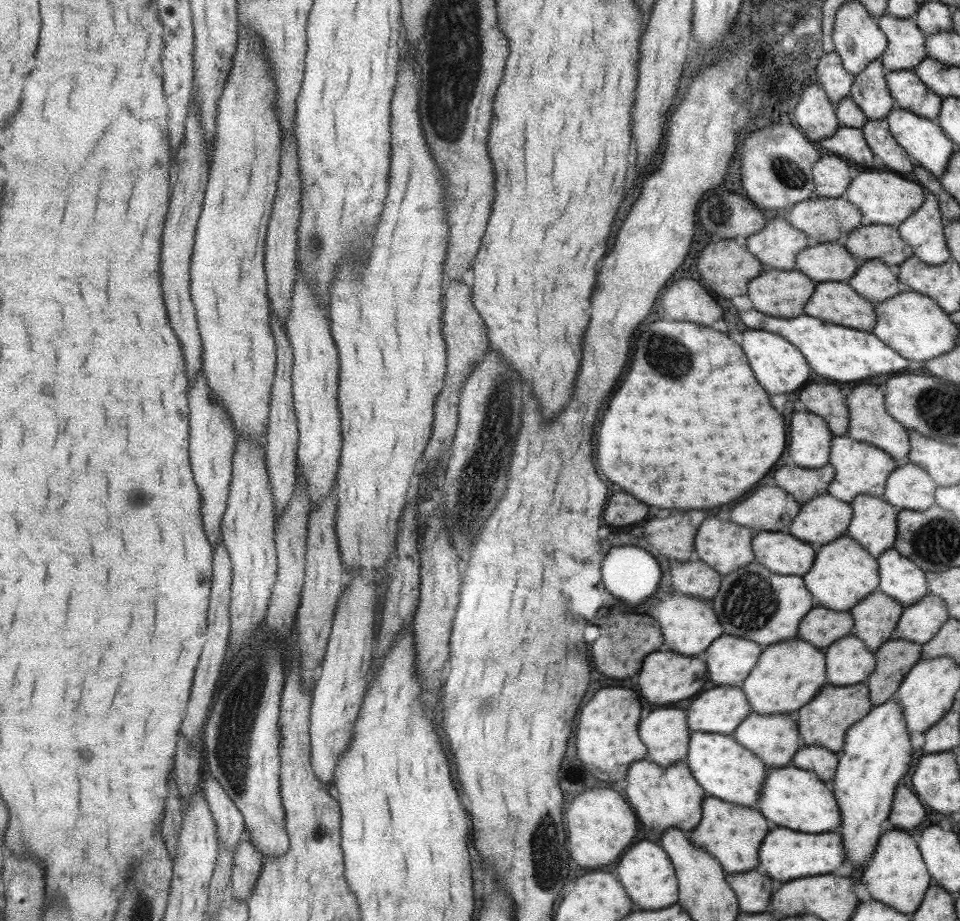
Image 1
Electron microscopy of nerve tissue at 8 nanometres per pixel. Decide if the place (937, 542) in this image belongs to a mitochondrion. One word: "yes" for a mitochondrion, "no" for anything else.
yes

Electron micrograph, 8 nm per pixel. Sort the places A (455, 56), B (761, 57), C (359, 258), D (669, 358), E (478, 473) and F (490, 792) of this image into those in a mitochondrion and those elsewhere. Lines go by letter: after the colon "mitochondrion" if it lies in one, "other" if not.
A: mitochondrion
B: other
C: other
D: mitochondrion
E: mitochondrion
F: other

